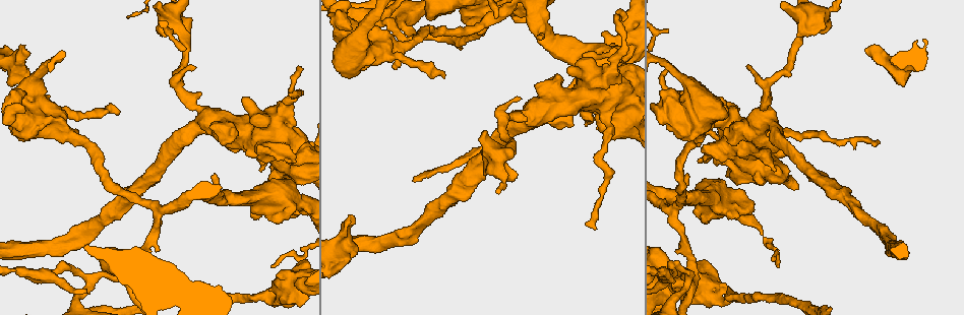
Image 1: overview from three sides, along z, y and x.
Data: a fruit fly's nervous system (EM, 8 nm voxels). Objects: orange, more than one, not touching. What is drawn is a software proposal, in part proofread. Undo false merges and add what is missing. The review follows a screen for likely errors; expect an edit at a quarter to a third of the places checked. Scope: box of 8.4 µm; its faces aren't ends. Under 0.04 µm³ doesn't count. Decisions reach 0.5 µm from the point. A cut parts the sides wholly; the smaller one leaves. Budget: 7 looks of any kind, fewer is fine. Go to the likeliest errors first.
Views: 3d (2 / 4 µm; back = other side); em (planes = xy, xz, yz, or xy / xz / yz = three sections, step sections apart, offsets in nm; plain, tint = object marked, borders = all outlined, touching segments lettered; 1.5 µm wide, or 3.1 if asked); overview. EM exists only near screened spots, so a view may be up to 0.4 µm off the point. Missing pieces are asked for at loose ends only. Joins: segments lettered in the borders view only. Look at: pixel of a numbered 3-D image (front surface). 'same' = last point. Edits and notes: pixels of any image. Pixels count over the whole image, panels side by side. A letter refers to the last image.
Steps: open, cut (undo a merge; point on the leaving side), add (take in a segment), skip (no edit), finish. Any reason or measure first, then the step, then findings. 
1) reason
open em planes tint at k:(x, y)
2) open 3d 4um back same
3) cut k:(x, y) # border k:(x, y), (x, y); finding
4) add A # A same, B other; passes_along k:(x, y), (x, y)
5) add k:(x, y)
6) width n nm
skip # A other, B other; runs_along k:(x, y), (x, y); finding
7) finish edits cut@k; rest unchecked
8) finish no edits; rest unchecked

an open end
open 3d 2um at 1:(351, 220)

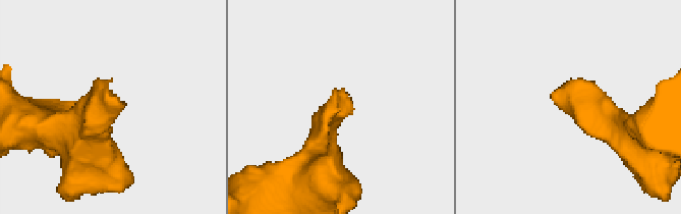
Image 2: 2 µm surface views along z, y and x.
open em xy step 4 plain at 2:(340, 107)

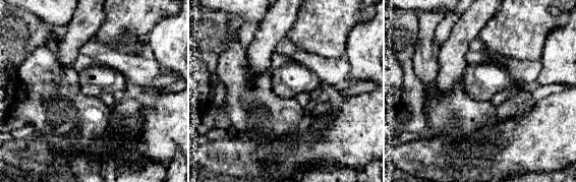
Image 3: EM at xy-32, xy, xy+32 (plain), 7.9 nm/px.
see the neighbours
open em xy step 4 borders same

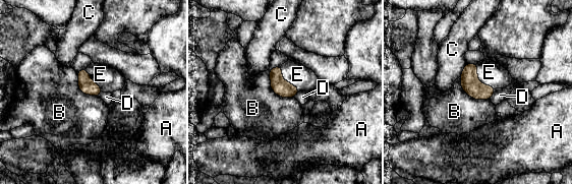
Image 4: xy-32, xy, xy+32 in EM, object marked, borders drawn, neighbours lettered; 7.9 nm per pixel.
add E # A other, B other, C other, D other, E same; passes_along 4:(474, 88), (477, 80), (491, 73); it goes on there

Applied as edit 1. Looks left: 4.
redraw
open overview

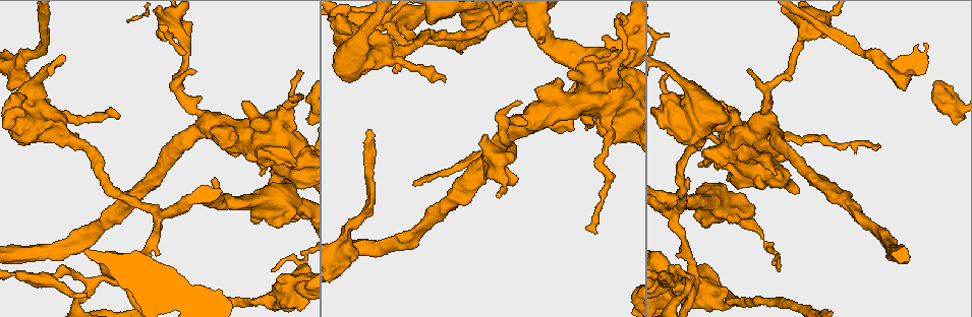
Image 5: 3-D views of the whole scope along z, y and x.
branch point
open em planes borders at 5:(52, 278)

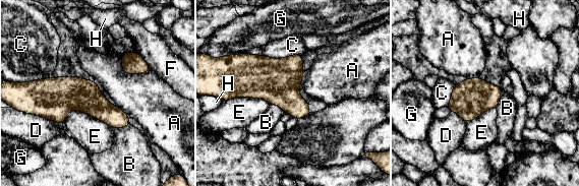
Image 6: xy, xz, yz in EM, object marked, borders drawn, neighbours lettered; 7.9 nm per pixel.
skip # A other, B other, C other, D other, E other, F other, G other, H other; one cell here

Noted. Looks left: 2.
free end
open em planes borders at 5:(194, 72)

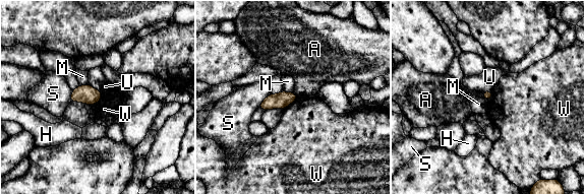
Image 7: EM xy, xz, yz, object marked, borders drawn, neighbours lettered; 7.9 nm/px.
longest_contact S 160 nm
skip # A other, H other, M other, S other, U other, W other; border 7:(298, 96), (284, 109); no lettered segment goes on from it

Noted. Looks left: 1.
finish edits add@4; rest unchecked

